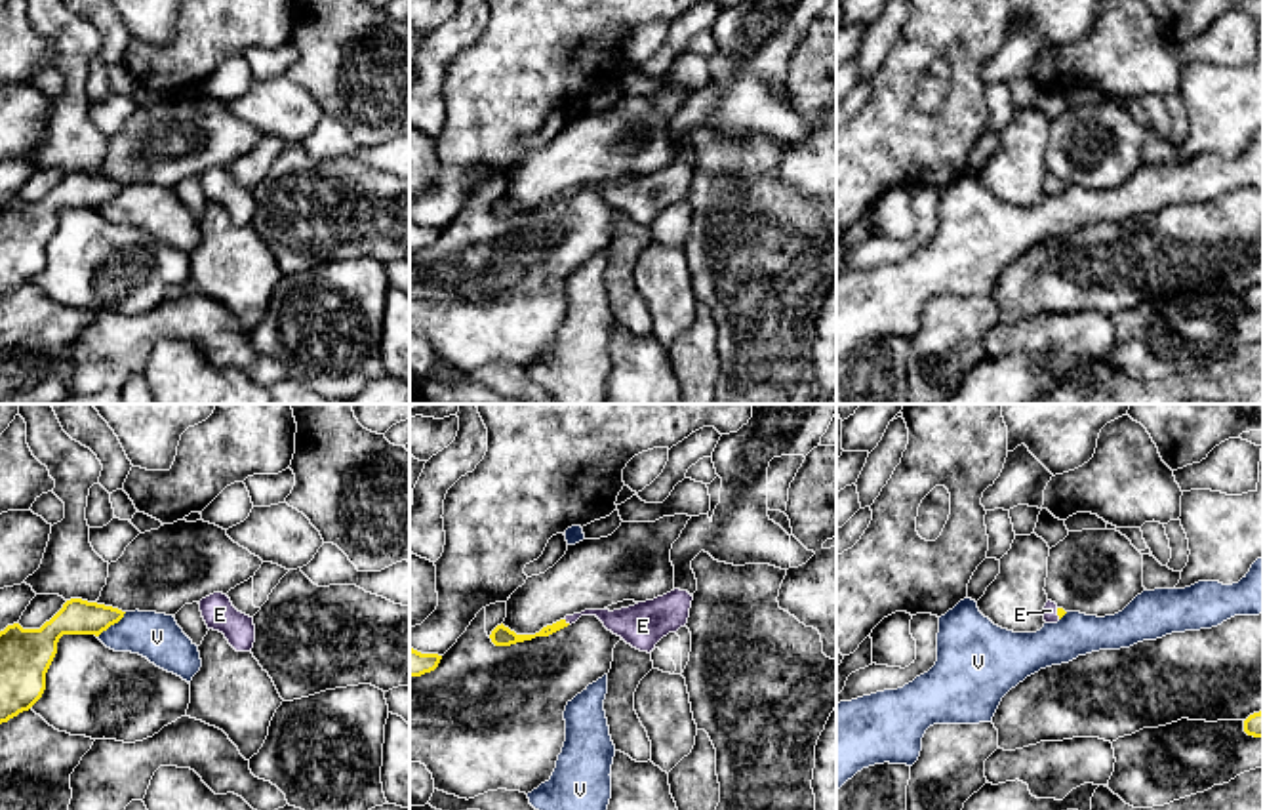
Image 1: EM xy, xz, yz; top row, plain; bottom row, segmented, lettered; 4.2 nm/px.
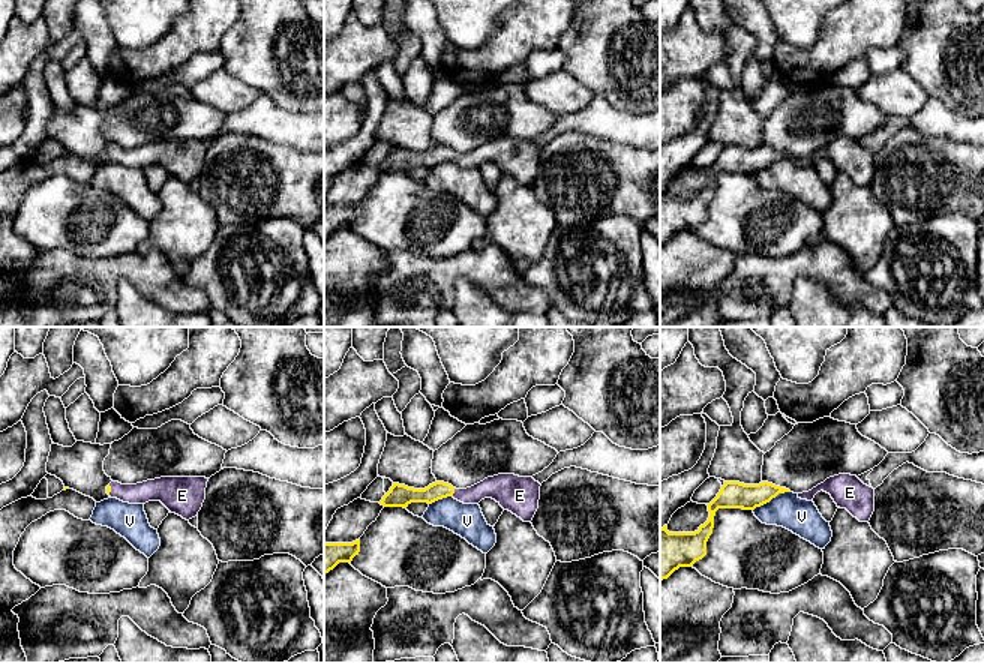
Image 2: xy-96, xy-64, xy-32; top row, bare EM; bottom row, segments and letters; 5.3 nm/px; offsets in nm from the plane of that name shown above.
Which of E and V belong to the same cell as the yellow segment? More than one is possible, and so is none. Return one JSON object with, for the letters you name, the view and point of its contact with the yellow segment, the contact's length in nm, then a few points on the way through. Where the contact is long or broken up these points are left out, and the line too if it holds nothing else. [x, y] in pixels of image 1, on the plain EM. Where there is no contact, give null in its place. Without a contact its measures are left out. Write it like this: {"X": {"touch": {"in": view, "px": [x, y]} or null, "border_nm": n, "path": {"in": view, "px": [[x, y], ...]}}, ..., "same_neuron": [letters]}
{"E": {"touch": {"in": "xz", "px": [568, 197]}, "border_nm": 40, "path": {"in": "xz", "px": [[511, 210], [534, 210], [568, 197], [585, 185], [627, 197]]}}, "same_neuron": ["E"]}

